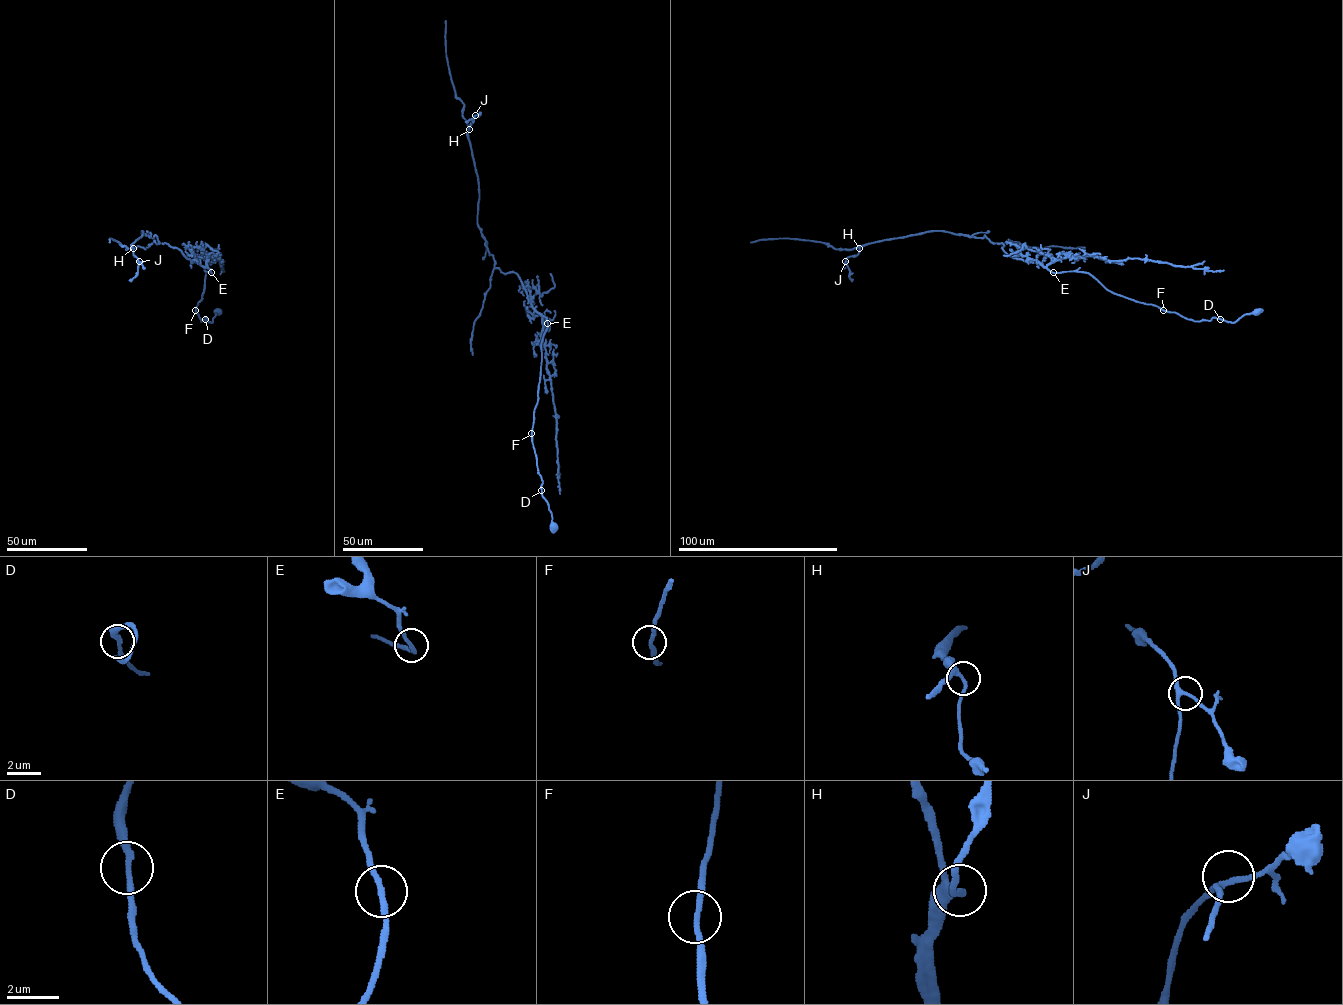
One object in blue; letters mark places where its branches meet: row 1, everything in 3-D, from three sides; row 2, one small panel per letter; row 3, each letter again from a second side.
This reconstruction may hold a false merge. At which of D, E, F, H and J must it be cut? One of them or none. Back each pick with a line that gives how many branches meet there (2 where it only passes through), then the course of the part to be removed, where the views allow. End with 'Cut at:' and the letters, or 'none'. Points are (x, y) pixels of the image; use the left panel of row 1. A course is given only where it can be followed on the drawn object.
Cut at: none

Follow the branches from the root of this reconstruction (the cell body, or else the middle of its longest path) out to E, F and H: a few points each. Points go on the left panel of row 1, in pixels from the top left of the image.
E: (218, 311), (212, 322), (206, 317), (201, 321), (196, 312), (202, 298), (205, 271), (211, 272)
F: (218, 311), (210, 322), (206, 317), (201, 321), (195, 310)
H: (218, 311), (212, 322), (196, 312), (208, 268), (142, 231), (133, 248)

